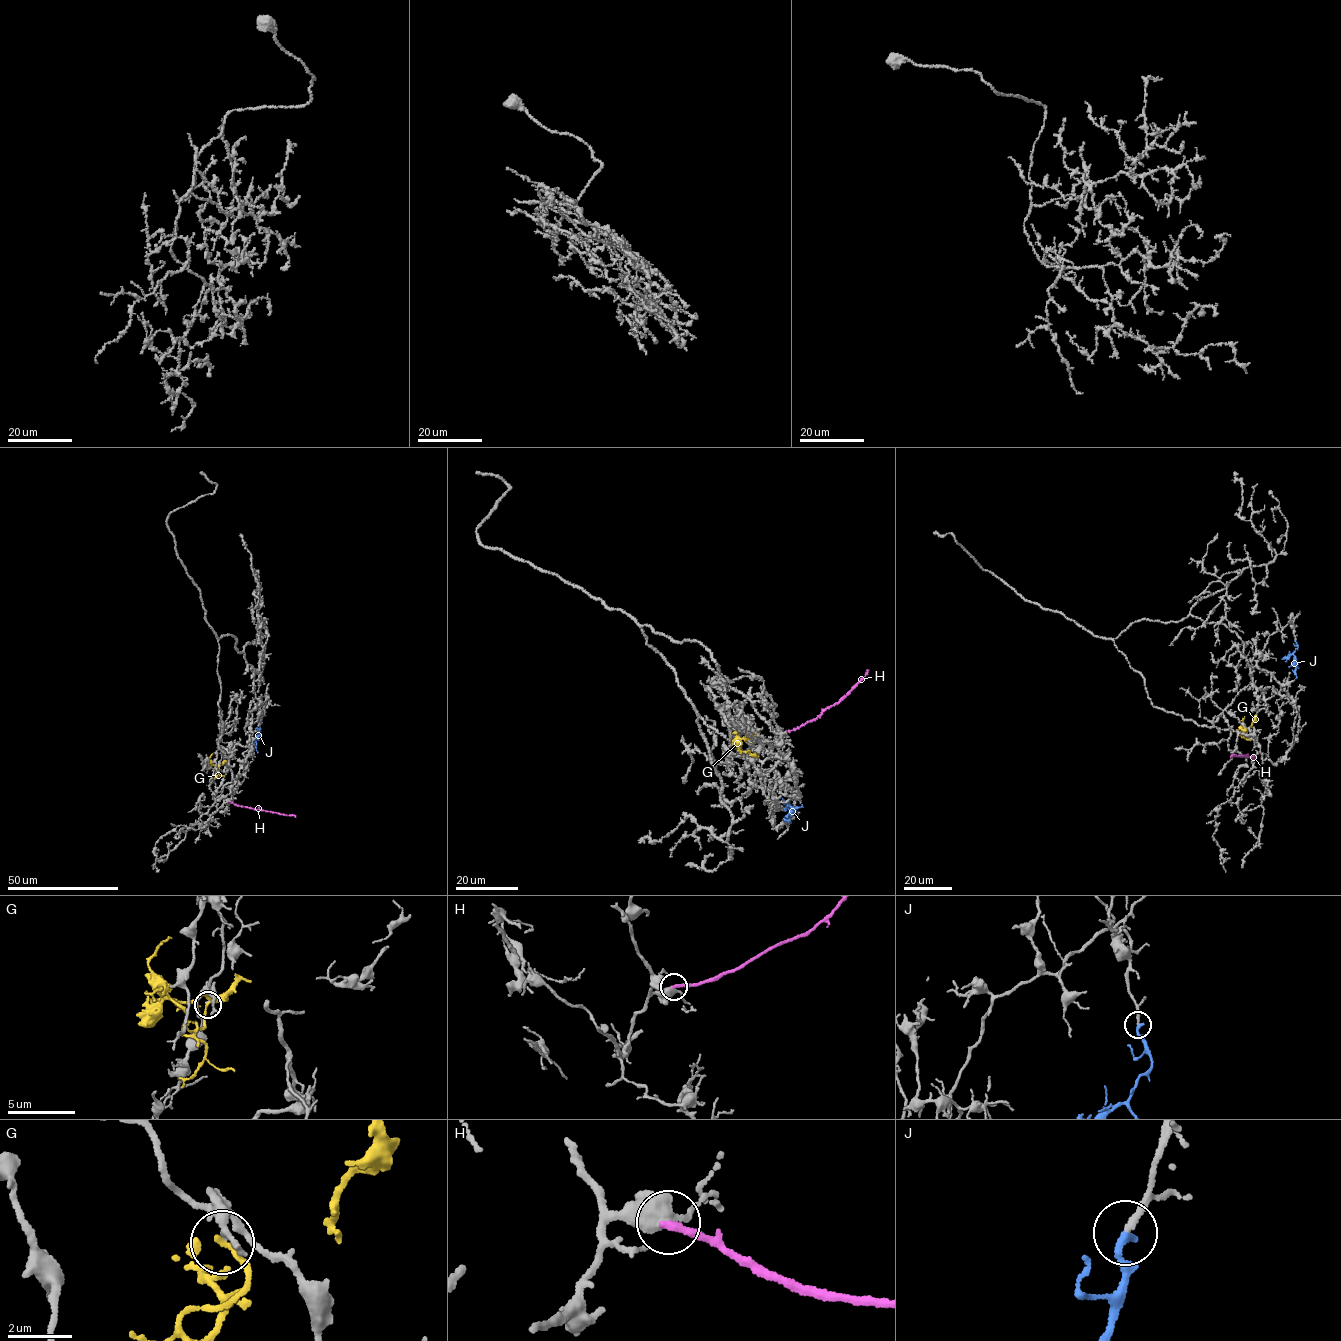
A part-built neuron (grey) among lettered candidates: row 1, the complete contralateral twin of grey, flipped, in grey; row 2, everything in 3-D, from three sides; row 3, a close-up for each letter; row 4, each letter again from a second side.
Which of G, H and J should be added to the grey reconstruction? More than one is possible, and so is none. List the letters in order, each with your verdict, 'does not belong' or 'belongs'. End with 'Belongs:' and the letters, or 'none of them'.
G: does not belong
H: does not belong
J: belongs
Belongs: J

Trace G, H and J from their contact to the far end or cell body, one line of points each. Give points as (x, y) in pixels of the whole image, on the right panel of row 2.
G: (1243, 726), (1242, 734), (1242, 729), (1252, 725), (1256, 715)
H: (1253, 757), (1234, 754), (1230, 757)
J: (1295, 640), (1296, 678)

